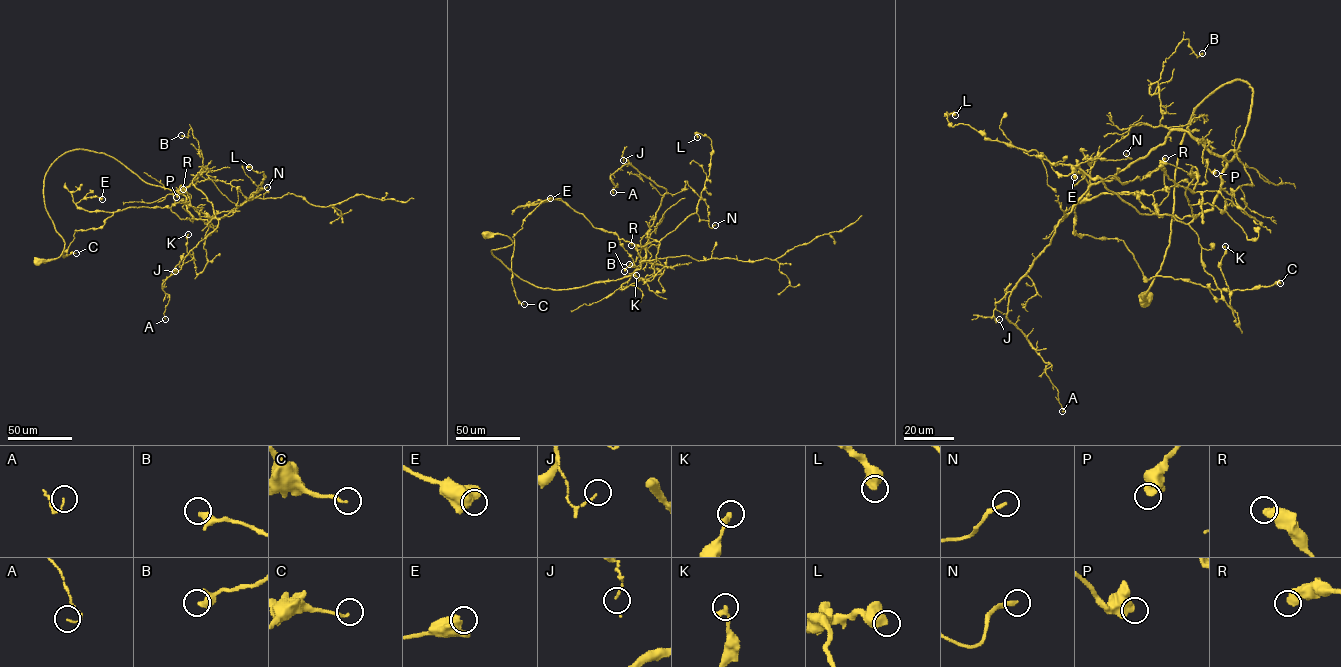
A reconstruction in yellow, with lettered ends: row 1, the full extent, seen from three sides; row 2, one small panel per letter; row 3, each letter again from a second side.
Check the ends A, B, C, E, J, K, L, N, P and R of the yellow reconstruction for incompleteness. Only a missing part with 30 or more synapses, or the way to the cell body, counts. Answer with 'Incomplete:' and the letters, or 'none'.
Incomplete: none

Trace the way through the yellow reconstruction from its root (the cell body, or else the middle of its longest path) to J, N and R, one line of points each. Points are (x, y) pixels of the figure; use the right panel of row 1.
J: (1146, 296), (1192, 112), (1243, 80), (1251, 112), (1230, 161), (1173, 130), (1092, 184), (999, 319)
N: (1146, 296), (1193, 111), (1232, 81), (1252, 89), (1221, 190), (1188, 224), (1140, 214), (1075, 168), (1126, 153)
R: (1146, 296), (1169, 244), (1192, 112), (1221, 85), (1250, 85), (1221, 190), (1188, 224), (1158, 214), (1165, 158)

